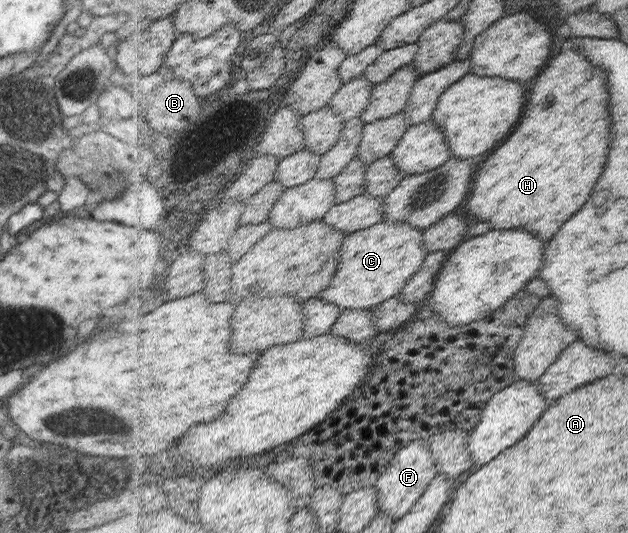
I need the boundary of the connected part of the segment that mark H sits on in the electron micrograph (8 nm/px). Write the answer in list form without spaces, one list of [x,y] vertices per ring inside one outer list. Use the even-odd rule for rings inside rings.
[[[573,37],[562,42],[562,51],[556,51],[540,75],[536,89],[528,97],[523,120],[516,132],[488,158],[476,175],[471,196],[465,205],[466,212],[475,221],[489,221],[491,229],[527,229],[538,233],[537,237],[542,237],[546,243],[552,241],[562,225],[586,203],[594,183],[604,171],[610,143],[610,133],[606,133],[610,131],[606,73],[585,55],[580,55],[574,38],[578,39]]]

